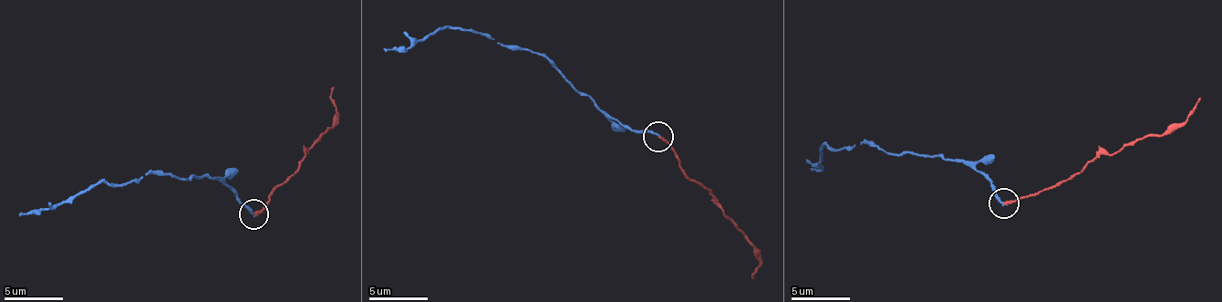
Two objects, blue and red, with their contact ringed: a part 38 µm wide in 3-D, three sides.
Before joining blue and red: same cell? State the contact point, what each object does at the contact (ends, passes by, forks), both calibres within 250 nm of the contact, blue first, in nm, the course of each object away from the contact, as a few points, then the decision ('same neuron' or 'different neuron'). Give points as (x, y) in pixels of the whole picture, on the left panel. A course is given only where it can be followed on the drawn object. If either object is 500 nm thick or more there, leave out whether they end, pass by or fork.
at (253, 214); blue ends there; red ends there; 240 nm thick on the blue side, 170 nm on the other; blue runs (253, 214), (221, 180), (185, 180), (171, 171), (152, 172), (129, 183), (95, 182), (47, 209), (18, 213); red runs (255, 214), (329, 130), (336, 109), (331, 97), (335, 88); different neuron

